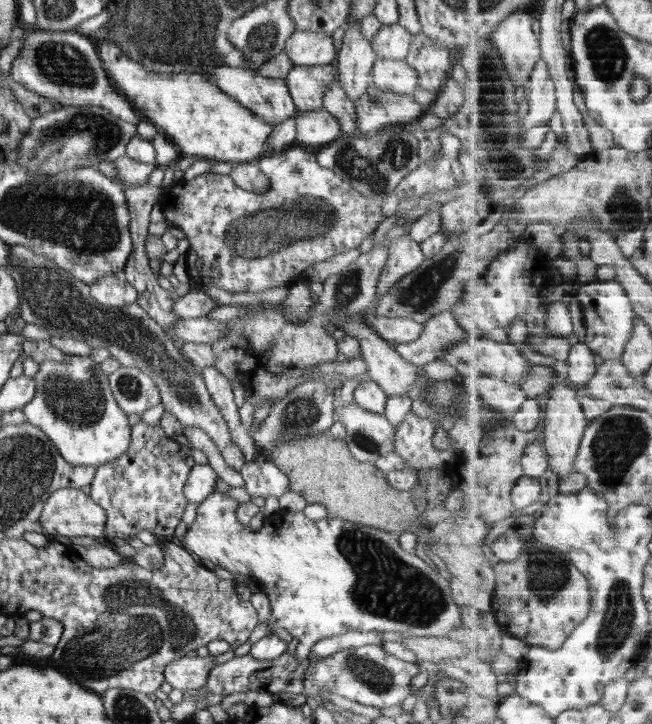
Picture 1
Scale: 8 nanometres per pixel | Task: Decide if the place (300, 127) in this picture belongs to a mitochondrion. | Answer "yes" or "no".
no

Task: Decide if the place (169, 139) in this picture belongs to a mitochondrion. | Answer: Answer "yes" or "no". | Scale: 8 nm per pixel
no

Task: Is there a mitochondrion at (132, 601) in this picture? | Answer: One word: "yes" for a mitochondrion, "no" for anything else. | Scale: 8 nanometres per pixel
yes

